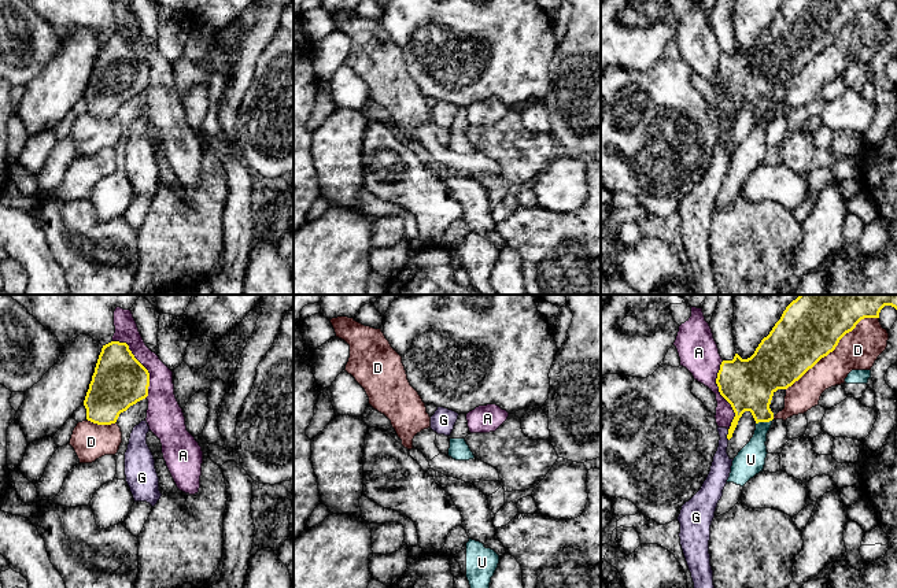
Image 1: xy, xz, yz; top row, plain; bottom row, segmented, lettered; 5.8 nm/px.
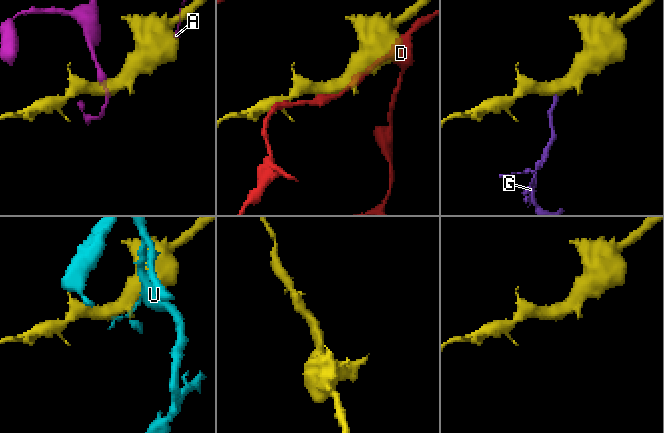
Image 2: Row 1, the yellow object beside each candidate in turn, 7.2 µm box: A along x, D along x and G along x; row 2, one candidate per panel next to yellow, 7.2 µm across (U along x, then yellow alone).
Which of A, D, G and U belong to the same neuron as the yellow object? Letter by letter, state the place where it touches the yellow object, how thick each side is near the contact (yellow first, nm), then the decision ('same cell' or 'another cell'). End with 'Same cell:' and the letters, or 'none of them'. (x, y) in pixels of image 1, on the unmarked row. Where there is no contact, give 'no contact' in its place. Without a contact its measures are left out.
A: yz (720, 87) | 300/220 nm | another cell
D: yz (833, 43) | 340/240 nm | another cell
G: yz (727, 128) | 180/120 nm | same cell
U: yz (764, 114) | 300/170 nm | another cell
Same cell: G

